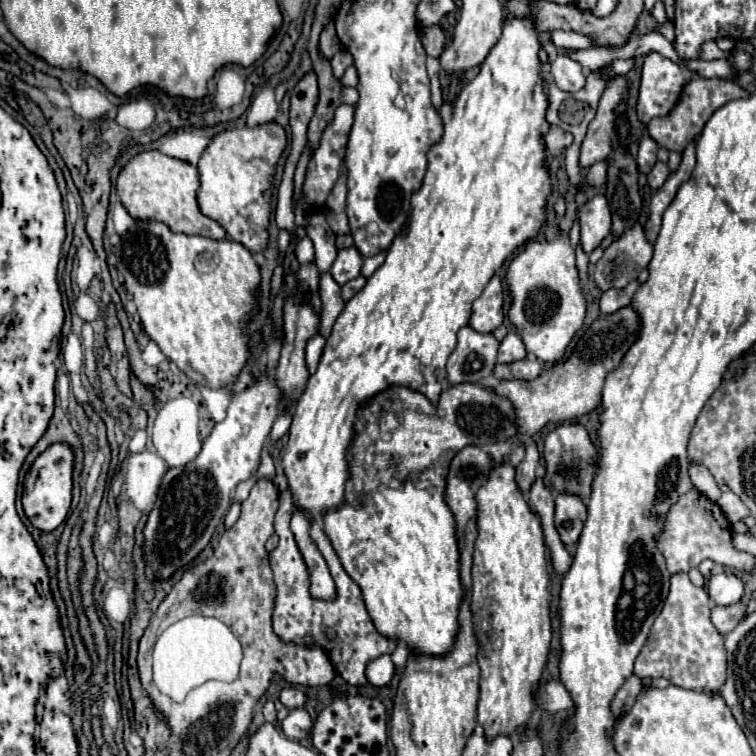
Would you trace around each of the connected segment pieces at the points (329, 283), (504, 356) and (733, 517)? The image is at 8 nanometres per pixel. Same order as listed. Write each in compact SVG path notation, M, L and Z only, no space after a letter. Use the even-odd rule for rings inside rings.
M321 273L319 277L319 295L321 295L321 303L323 303L323 311L321 311L321 323L319 323L319 333L323 337L331 335L333 323L339 317L339 313L343 311L343 301L341 301L341 293L339 293L339 285L327 275Z
M507 333L507 337L501 341L499 345L499 355L497 361L499 363L513 363L525 357L525 347L523 341L519 339L517 333Z
M731 491L723 493L721 499L719 499L717 503L719 503L719 507L727 513L727 517L729 517L731 523L735 523L735 521L739 521L739 519L751 515L749 509L747 509L747 505L745 505L745 503L735 495L735 493L731 493Z

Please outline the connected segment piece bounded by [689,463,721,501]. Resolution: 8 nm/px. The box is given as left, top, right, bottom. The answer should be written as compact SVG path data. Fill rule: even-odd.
M689 463L689 479L691 483L703 491L703 495L707 495L711 501L717 501L721 495L719 485L715 483L715 479L711 477L711 473L705 469L705 465L701 463Z

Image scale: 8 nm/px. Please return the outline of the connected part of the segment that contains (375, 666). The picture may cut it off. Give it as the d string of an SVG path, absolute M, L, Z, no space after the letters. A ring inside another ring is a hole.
M381 655L381 657L377 657L377 659L373 659L373 661L367 663L365 677L367 677L367 681L371 685L383 687L383 685L387 685L391 681L393 671L395 671L395 665L393 665L391 657L389 655Z

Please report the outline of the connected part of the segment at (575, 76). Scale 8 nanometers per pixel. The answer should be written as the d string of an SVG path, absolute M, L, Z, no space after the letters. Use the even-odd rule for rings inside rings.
M559 55L551 61L551 75L553 75L555 85L561 91L569 91L569 93L579 91L585 83L585 73L581 65L565 55Z

